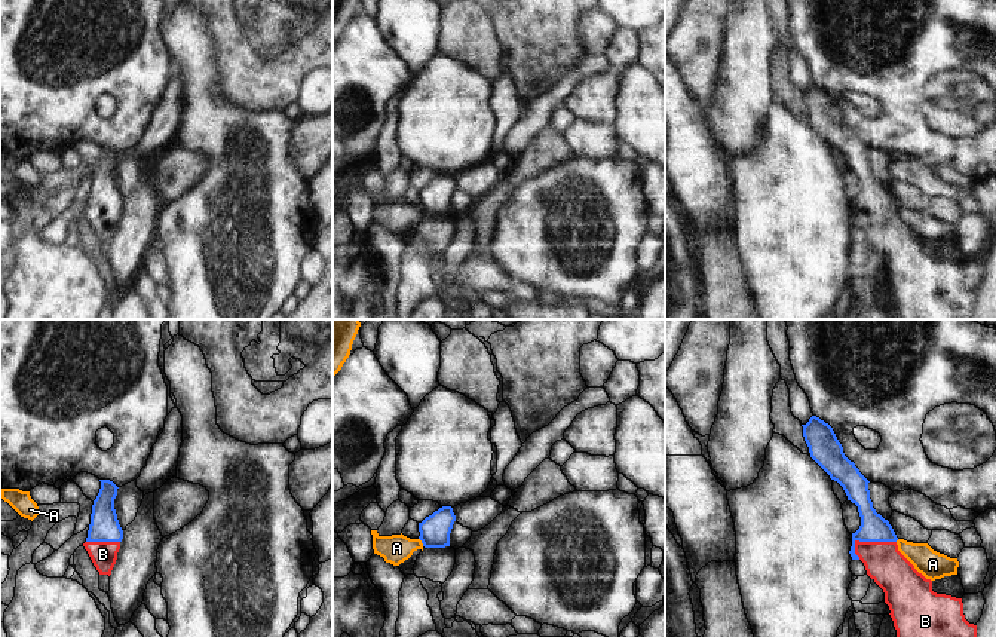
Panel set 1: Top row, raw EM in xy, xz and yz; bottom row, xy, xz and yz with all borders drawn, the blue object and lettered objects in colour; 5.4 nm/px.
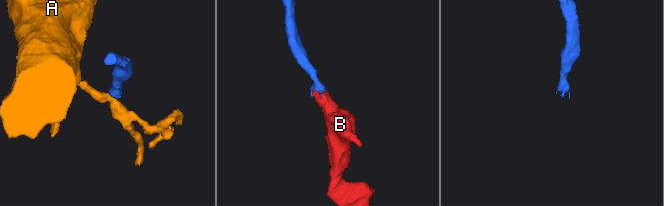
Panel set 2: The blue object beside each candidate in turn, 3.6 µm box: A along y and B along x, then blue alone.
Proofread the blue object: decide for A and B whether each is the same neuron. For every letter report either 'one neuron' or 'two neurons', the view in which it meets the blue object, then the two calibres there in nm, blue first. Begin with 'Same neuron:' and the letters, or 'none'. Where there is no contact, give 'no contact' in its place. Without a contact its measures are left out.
Same neuron: B
A: two neurons; contact in xz; calibres 160 and 160 nm
B: one neuron; contact in yz; calibres 150 and 220 nm

